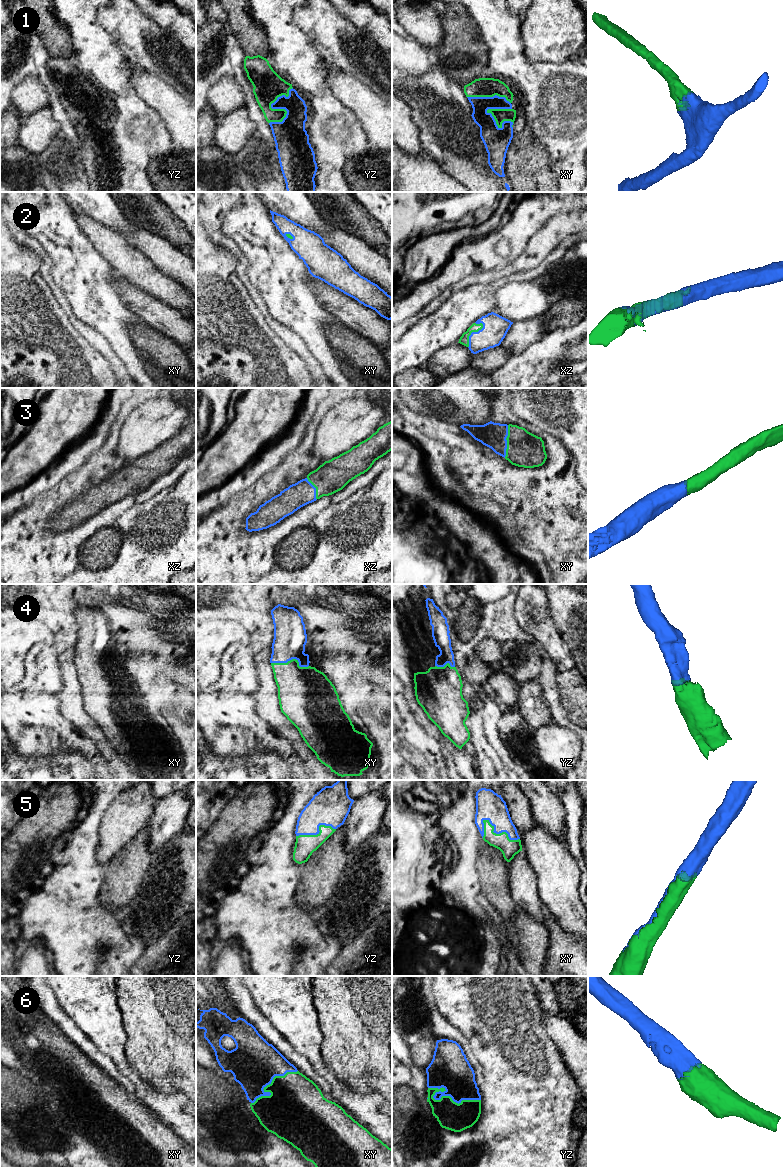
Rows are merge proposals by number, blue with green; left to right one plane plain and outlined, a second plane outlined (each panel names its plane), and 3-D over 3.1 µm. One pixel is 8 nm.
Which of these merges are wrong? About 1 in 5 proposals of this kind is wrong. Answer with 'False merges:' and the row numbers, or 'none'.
False merges: none

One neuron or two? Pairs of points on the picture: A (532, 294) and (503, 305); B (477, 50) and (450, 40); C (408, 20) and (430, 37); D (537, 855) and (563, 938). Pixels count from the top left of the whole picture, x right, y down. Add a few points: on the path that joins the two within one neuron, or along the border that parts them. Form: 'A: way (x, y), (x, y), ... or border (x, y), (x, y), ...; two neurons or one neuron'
A: way (525, 300), (514, 301), (510, 304); one neuron
B: way (470, 50), (465, 50), (457, 42); one neuron
C: way (413, 20), (425, 32); one neuron
D: border (545, 907), (565, 930), (577, 937); two neurons

